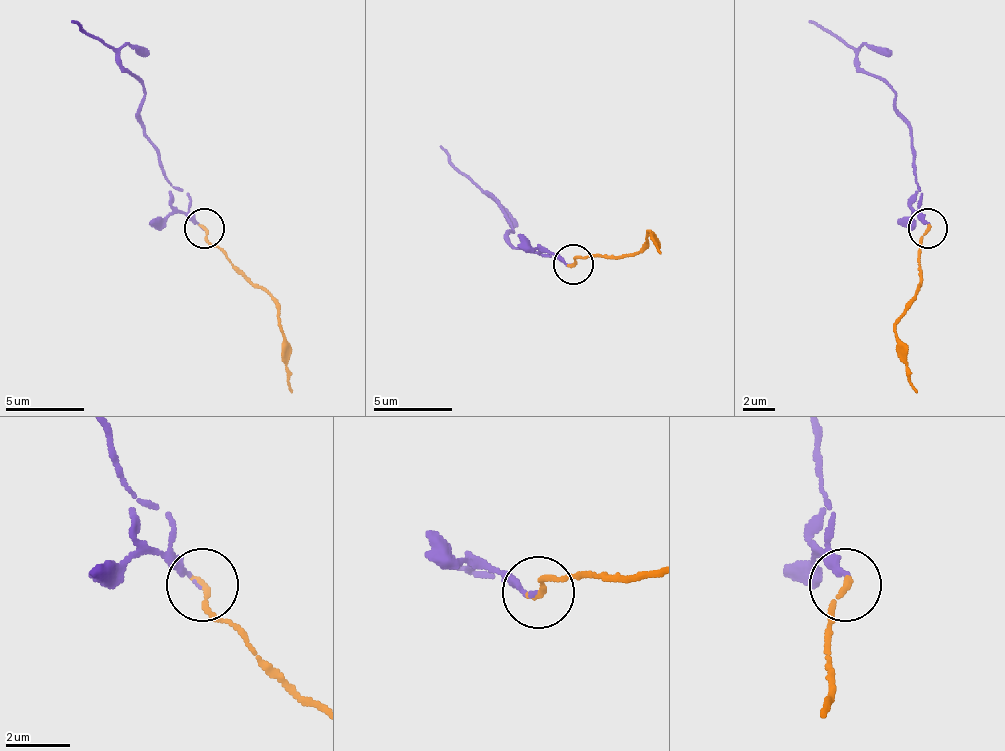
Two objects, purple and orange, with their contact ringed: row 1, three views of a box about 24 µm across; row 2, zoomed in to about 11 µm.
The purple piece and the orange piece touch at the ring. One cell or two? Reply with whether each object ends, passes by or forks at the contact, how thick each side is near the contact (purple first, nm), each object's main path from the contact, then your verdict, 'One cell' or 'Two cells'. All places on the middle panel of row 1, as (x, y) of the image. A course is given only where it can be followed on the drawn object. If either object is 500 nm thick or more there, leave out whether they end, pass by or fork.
At the ring purple ends. At the ring orange ends. Thickness 120 nm (purple) against 220 nm. Course of purple: (574, 263), (558, 255), (514, 247), (510, 231), (491, 196), (439, 144). Course of orange: (574, 263), (586, 255), (633, 255), (645, 243), (649, 231), (661, 255). One cell

